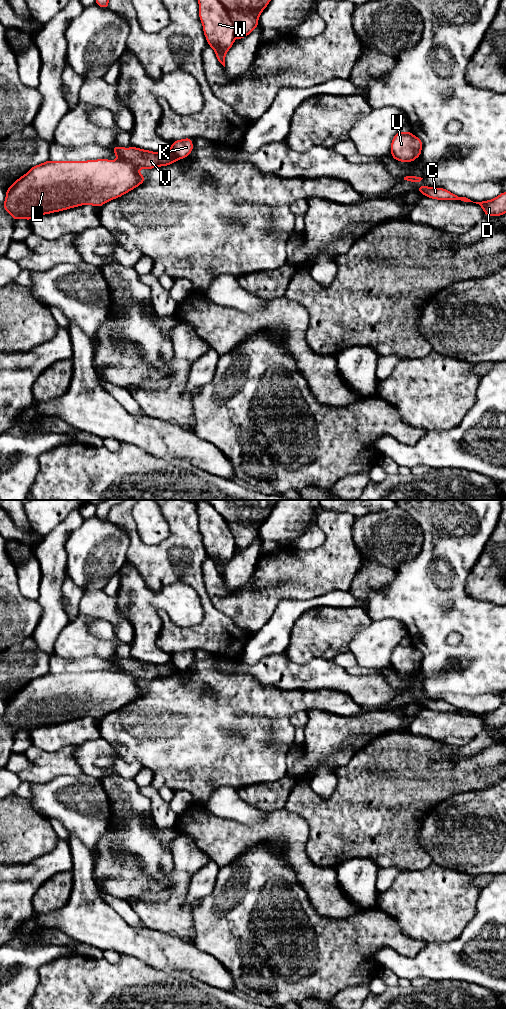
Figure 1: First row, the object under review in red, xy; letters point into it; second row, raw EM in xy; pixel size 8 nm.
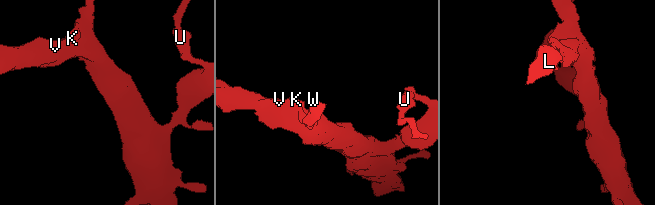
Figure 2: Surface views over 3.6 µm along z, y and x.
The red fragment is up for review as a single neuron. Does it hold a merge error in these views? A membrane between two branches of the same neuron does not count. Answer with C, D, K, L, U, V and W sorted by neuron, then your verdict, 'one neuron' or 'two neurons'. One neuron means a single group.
C D L U V W / K; two neurons

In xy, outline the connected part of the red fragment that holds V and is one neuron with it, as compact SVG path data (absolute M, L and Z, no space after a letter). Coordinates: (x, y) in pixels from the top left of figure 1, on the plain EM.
M113 658L117 672L88 673L46 673L32 679L25 687L17 691L5 704L4 721L14 733L20 730L31 732L33 729L67 722L90 716L100 719L106 714L121 709L145 693L138 684L139 680L152 681L168 678L178 672L170 661L165 664L152 664L136 659L123 660Z

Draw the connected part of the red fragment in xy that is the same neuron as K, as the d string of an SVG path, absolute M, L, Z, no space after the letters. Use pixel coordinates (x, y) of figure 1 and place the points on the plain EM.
M186 650L172 654L171 662L178 671L186 670L193 662L192 650Z

